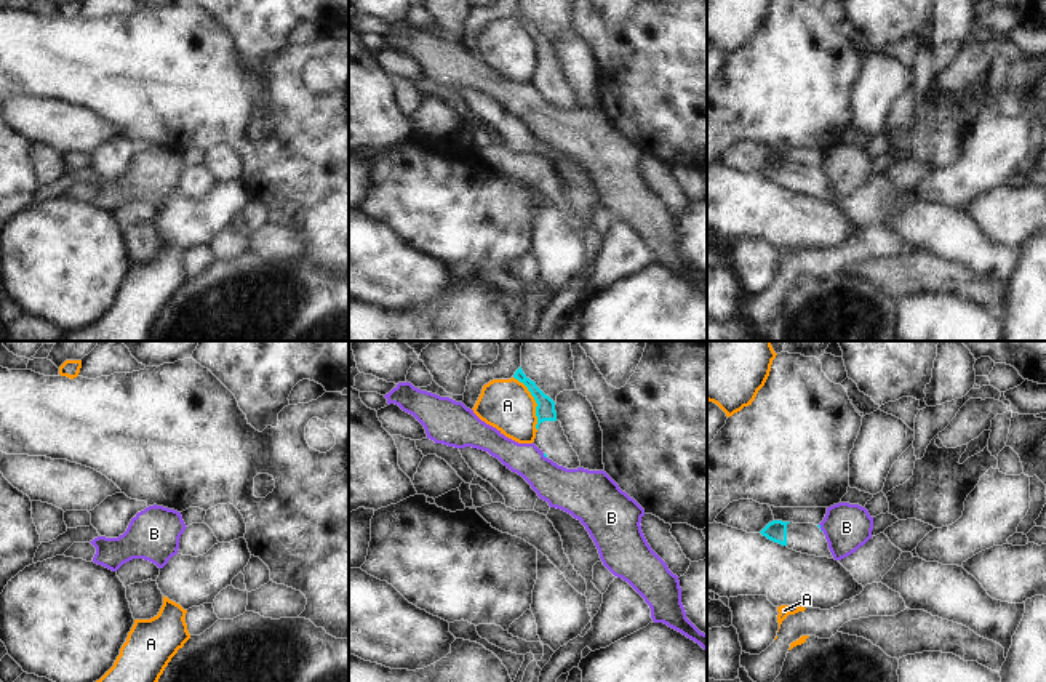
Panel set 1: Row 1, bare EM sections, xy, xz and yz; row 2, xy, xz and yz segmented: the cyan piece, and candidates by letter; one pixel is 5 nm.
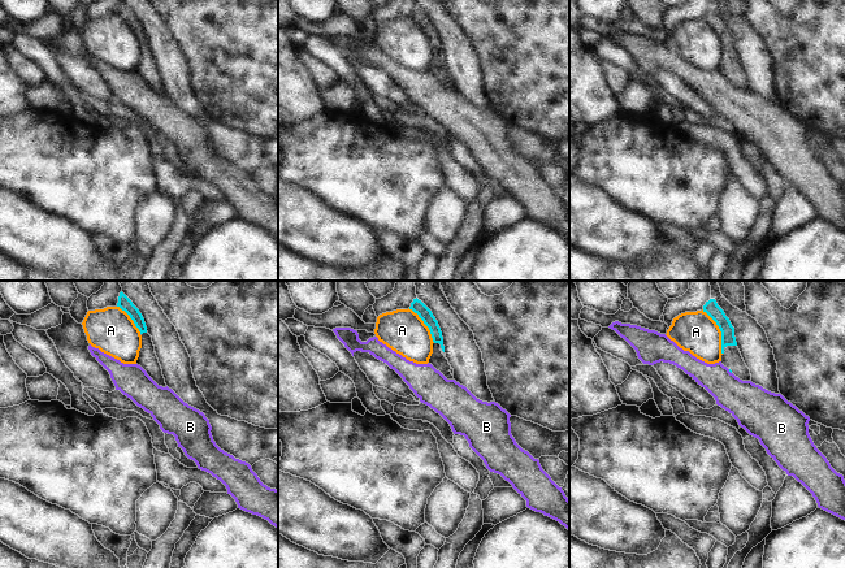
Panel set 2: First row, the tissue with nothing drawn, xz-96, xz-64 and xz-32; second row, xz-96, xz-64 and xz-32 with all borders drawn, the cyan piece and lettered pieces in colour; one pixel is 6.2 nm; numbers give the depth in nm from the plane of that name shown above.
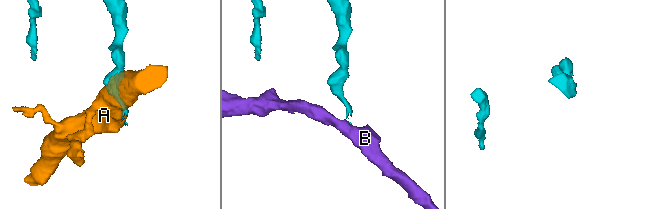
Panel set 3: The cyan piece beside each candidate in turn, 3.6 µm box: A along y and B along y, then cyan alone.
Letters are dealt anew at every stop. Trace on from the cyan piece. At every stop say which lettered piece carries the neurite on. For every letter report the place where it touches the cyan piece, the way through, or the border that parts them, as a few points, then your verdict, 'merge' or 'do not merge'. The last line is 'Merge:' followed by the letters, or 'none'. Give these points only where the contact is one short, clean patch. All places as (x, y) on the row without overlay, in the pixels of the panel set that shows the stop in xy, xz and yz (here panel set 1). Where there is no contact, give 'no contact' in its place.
A: meets cyan in xz at (536, 44); do not merge
B: meets cyan in yz at (819, 168); border along yz (819, 165), (822, 172); do not merge
Merge: none

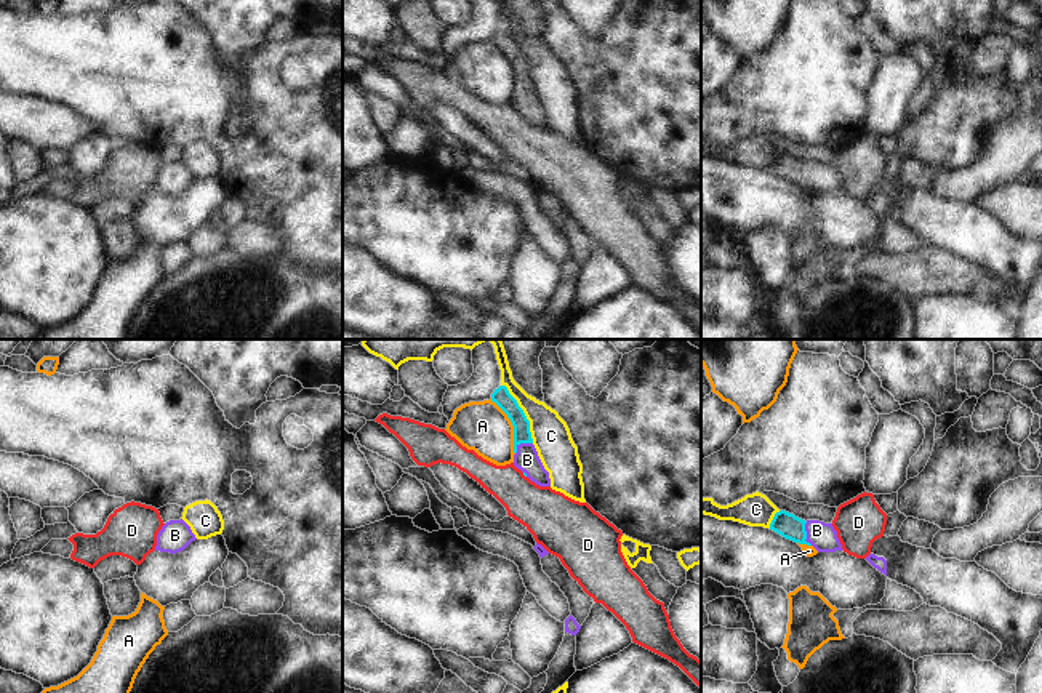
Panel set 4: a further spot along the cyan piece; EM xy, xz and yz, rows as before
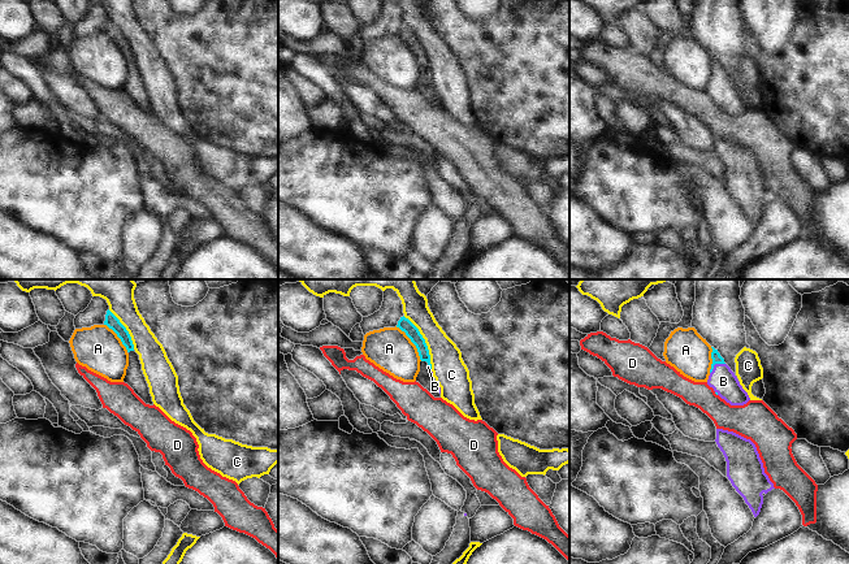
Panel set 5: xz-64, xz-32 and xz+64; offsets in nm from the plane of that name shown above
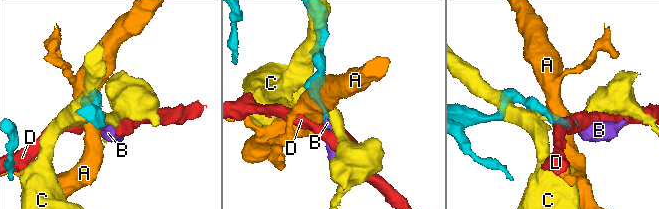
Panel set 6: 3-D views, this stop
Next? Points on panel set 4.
A: meets cyan in xz at (512, 66); do not merge
B: meets cyan in yz at (805, 176); runs through yz (788, 167), (805, 176), (823, 178); merge
C: meets cyan in xz at (524, 55); do not merge
D: meets cyan in xz at (524, 116); border along xz (522, 114), (525, 119); do not merge
Merge: B

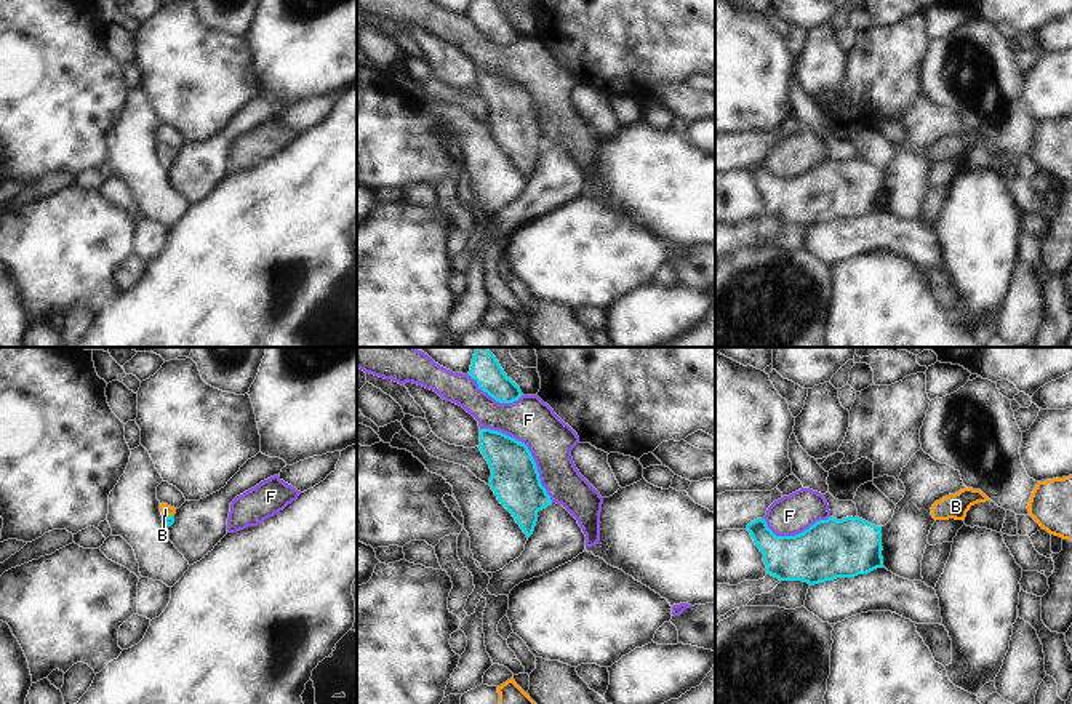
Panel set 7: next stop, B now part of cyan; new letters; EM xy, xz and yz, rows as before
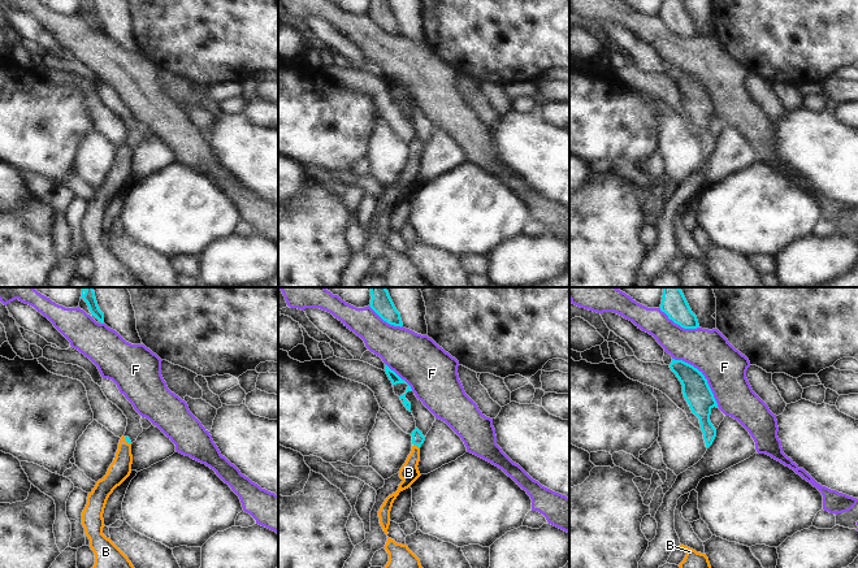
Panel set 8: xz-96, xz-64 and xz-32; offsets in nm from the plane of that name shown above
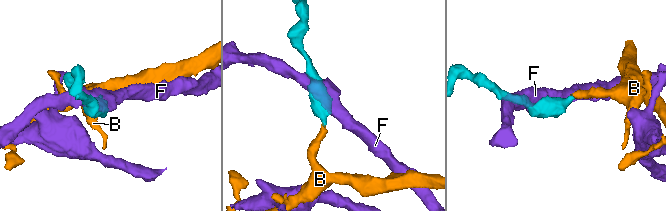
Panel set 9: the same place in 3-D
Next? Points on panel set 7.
B: meets cyan in xy at (170, 157); runs through xy (168, 162), (170, 157), (165, 151); merge
F: meets cyan in xz at (530, 93); do not merge
Merge: B

